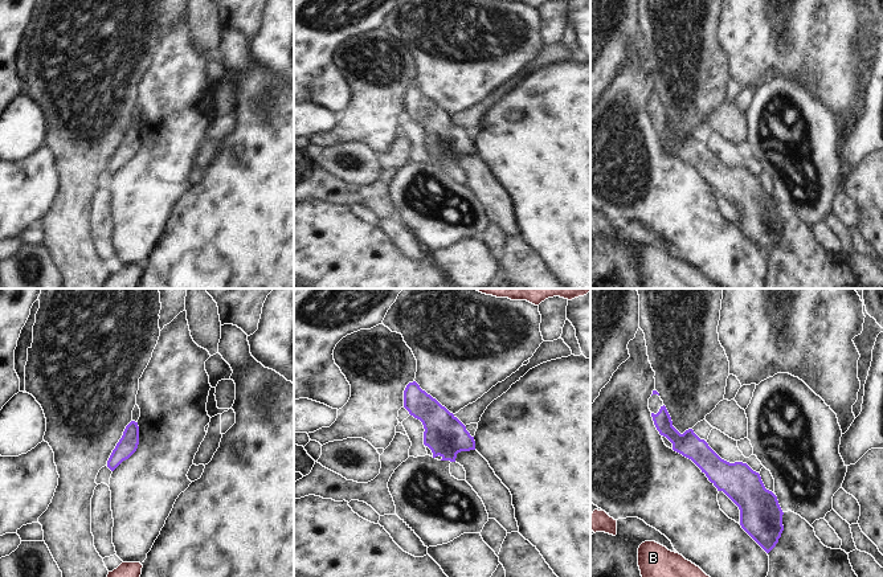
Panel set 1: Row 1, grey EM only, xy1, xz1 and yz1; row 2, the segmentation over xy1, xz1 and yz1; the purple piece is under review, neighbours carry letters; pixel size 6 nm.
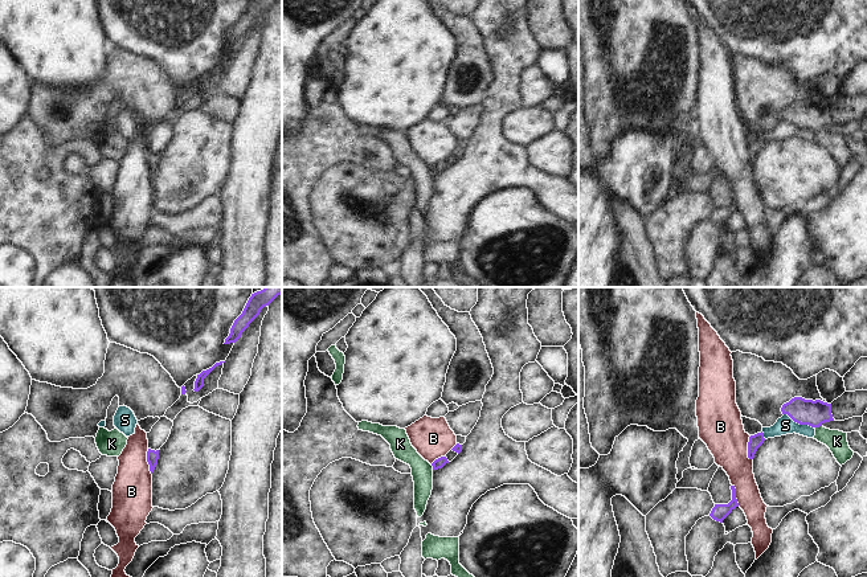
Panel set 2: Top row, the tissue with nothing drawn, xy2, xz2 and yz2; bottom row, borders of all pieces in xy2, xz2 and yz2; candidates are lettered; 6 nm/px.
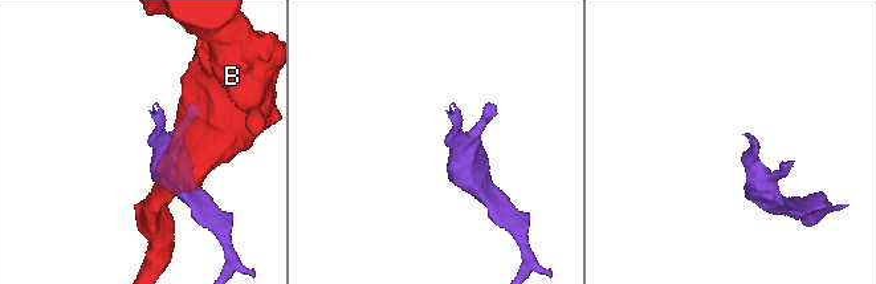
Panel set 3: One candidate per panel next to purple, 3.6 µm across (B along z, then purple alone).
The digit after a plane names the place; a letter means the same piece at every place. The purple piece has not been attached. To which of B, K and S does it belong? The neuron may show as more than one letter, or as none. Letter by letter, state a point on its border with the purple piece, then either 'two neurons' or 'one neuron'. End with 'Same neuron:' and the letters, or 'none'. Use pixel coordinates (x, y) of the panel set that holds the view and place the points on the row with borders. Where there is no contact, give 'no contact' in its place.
B: meets purple in yz2 at (748, 447); two neurons
K: meets purple in yz2 at (817, 426); two neurons
S: meets purple in yz2 at (798, 422); two neurons
Same neuron: none

